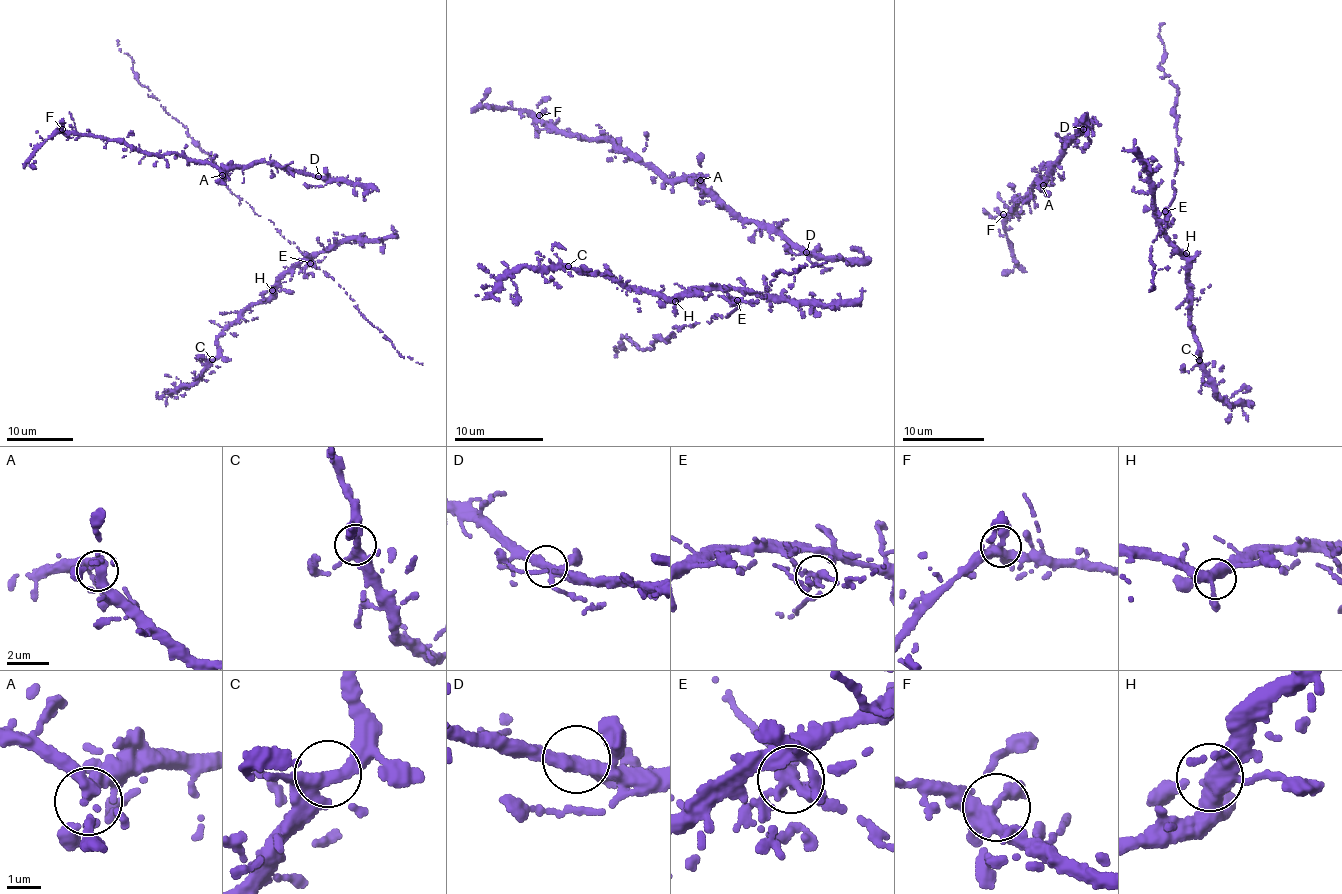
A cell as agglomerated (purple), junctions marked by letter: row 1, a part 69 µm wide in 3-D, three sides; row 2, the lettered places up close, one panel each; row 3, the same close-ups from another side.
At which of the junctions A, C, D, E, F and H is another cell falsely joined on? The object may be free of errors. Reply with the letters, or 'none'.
none

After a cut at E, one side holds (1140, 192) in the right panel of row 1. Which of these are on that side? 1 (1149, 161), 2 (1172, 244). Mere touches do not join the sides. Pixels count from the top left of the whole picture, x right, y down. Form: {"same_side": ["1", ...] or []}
{"same_side": ["1", "2"]}

